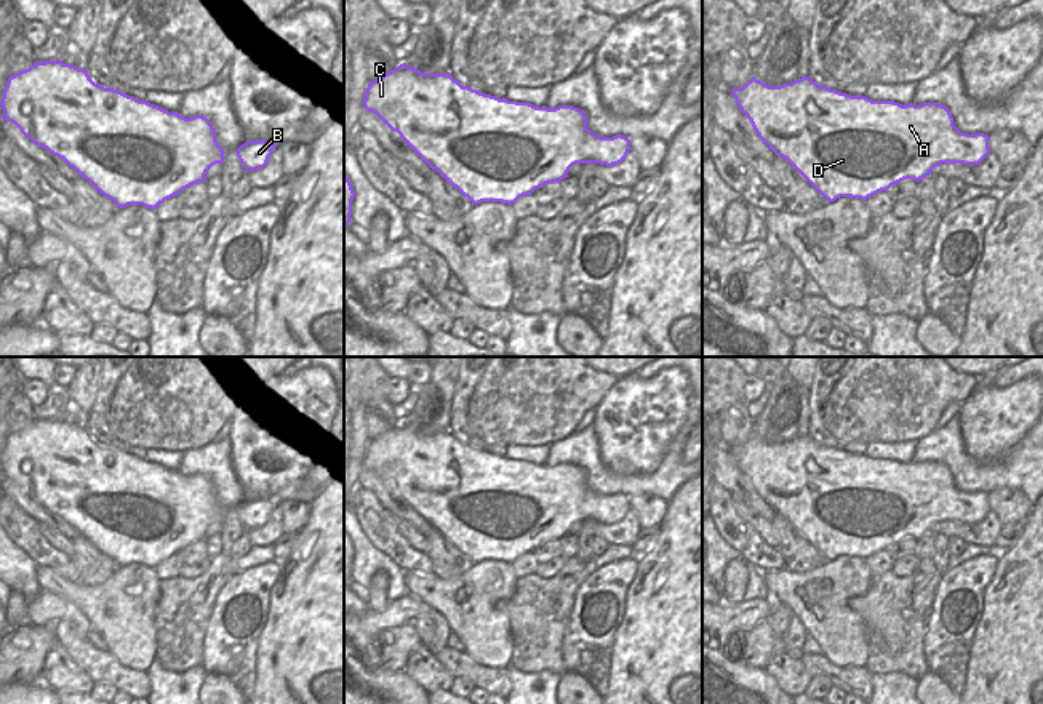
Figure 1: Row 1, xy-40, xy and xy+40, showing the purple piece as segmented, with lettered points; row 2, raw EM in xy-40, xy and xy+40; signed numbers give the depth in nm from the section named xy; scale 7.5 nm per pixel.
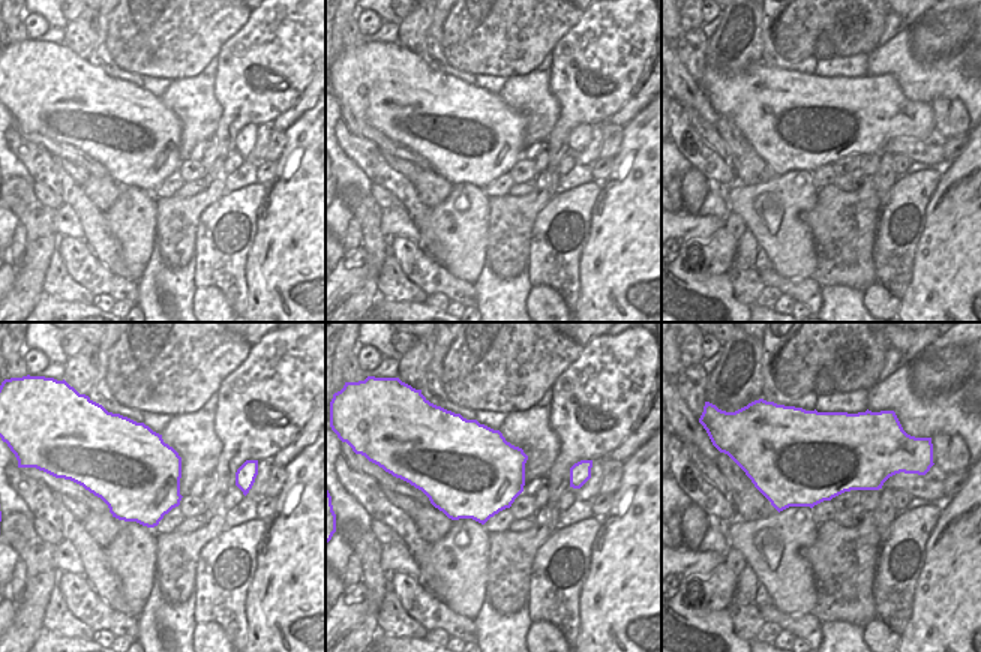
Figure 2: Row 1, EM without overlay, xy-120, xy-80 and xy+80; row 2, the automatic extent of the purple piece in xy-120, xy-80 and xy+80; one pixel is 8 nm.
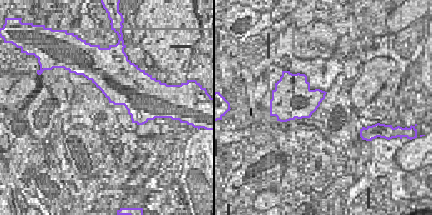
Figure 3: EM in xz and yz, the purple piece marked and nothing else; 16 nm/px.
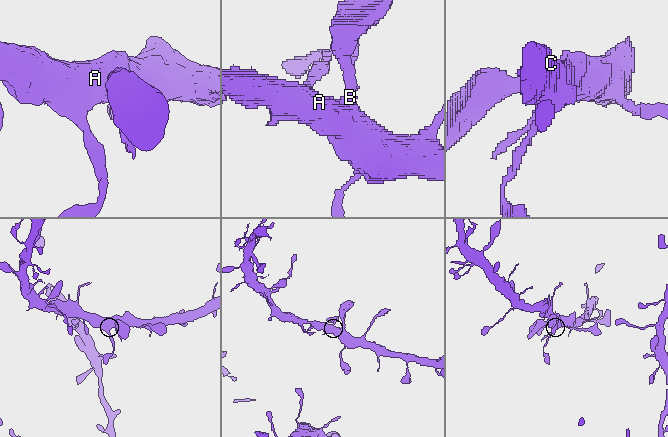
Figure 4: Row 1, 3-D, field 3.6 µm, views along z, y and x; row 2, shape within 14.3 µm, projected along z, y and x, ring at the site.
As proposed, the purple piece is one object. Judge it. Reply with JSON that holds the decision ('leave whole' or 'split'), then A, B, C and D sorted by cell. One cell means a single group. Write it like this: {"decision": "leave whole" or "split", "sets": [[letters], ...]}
{"decision": "leave whole", "sets": [["A", "B", "C", "D"]]}

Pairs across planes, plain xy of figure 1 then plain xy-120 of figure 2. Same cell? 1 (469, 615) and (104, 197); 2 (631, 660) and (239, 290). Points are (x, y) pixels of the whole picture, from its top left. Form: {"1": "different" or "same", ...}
{"1": "different", "2": "different"}

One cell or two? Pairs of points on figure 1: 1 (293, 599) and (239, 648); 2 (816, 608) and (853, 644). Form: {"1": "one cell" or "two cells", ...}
{"1": "two cells", "2": "one cell"}

